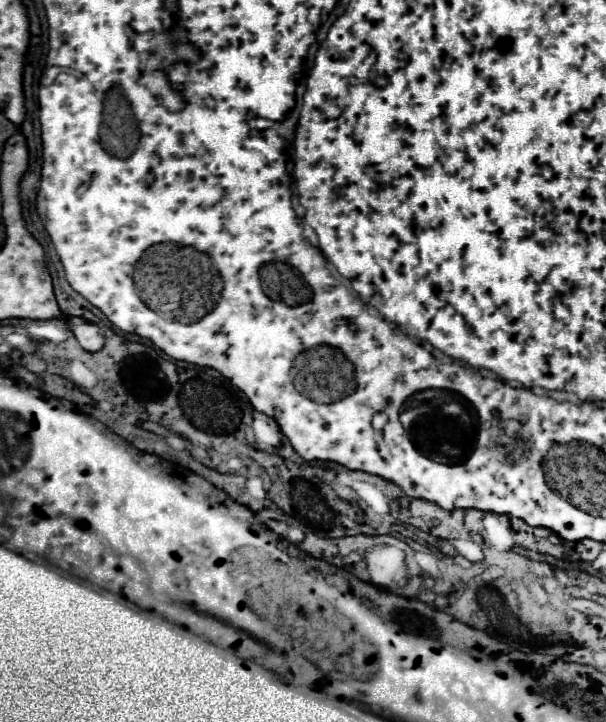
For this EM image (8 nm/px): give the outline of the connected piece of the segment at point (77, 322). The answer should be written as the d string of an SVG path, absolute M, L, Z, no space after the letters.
M62 318L66 322L70 322L70 328L74 328L74 336L78 340L78 344L88 350L88 352L98 352L102 346L104 346L104 336L100 334L100 328L96 324L90 324L90 322L82 322L80 318Z

